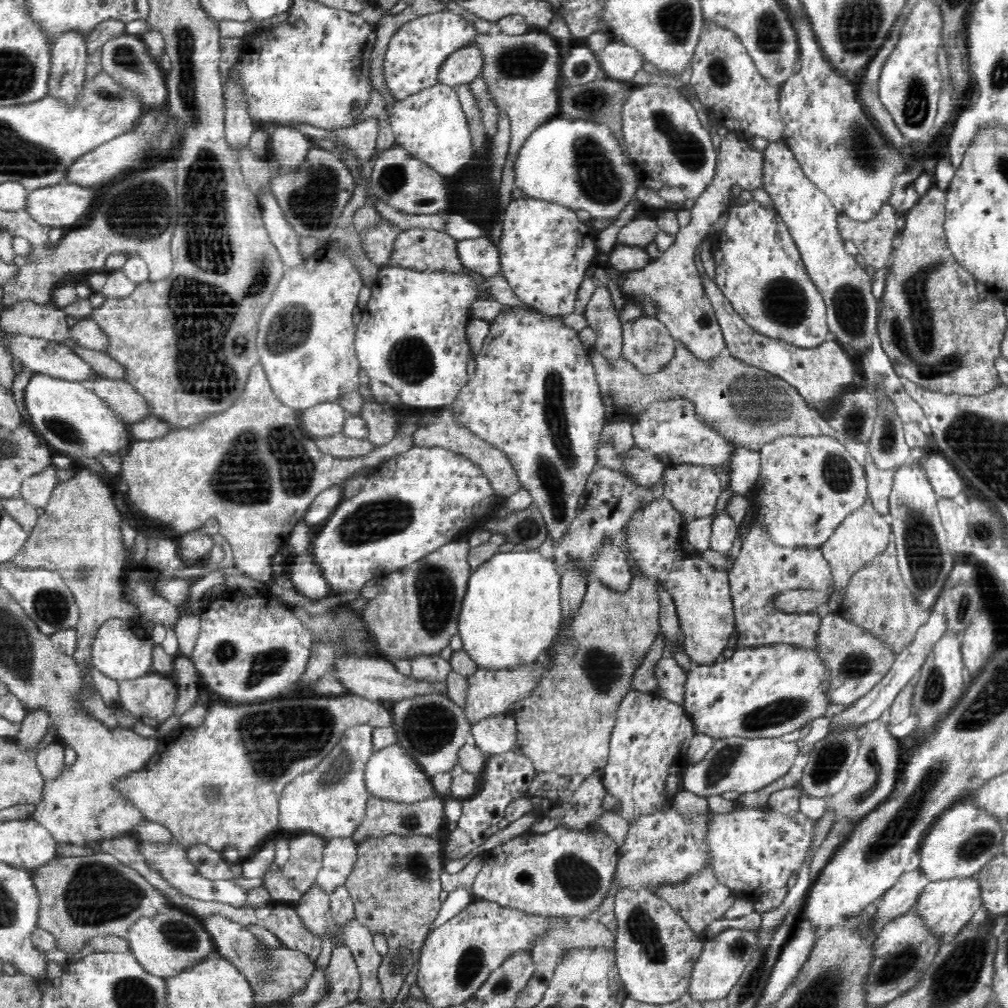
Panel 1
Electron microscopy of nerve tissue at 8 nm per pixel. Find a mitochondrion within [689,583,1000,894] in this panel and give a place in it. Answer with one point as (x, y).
(874, 852)

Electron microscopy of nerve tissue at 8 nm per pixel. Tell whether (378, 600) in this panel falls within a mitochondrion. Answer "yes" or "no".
no

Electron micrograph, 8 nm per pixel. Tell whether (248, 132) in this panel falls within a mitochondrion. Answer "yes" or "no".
no

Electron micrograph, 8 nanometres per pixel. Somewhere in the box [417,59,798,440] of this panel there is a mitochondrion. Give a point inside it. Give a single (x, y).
(597, 179)

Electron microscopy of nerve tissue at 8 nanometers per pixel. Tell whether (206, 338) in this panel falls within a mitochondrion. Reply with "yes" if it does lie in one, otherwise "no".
yes

